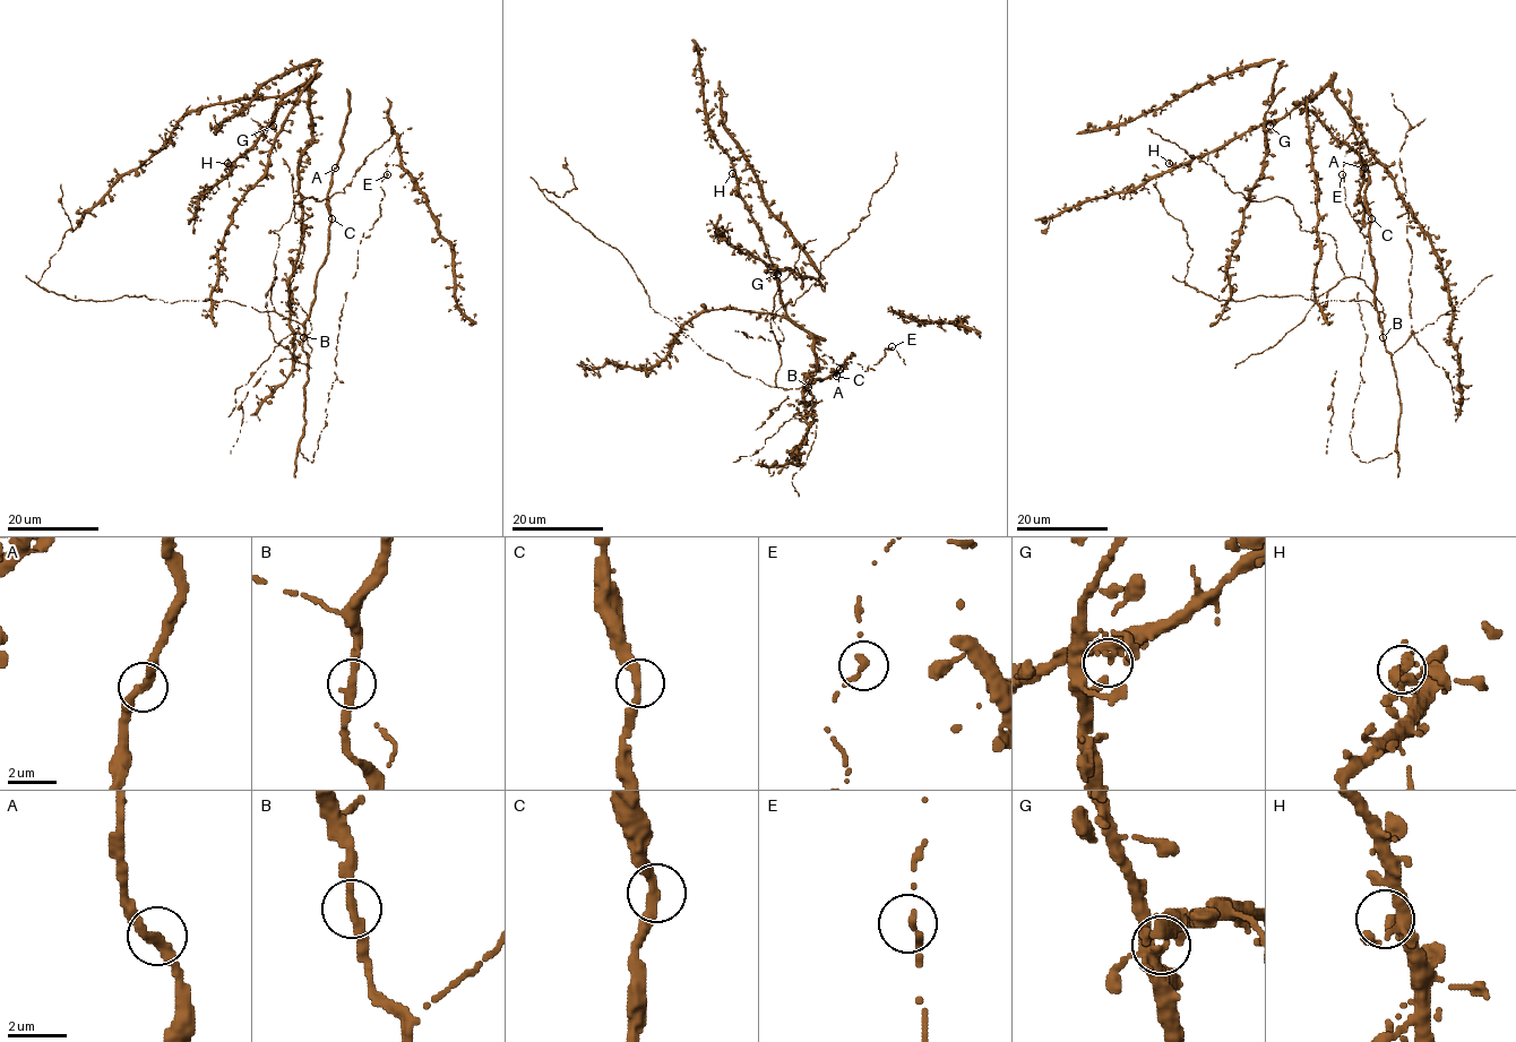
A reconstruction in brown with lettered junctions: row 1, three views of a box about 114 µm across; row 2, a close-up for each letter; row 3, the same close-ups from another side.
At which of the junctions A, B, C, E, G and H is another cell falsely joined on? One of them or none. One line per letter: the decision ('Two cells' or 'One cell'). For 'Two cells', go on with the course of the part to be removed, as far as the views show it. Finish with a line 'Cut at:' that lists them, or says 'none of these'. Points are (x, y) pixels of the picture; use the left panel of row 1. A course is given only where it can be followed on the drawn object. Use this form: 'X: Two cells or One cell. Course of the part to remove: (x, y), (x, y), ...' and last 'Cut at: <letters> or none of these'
A: One cell
B: One cell
C: One cell
E: One cell
G: One cell
H: One cell
Cut at: none of these

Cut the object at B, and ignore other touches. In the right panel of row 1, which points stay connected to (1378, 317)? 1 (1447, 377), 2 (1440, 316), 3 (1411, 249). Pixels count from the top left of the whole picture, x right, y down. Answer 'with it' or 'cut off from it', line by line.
1: cut off from it
2: cut off from it
3: cut off from it

